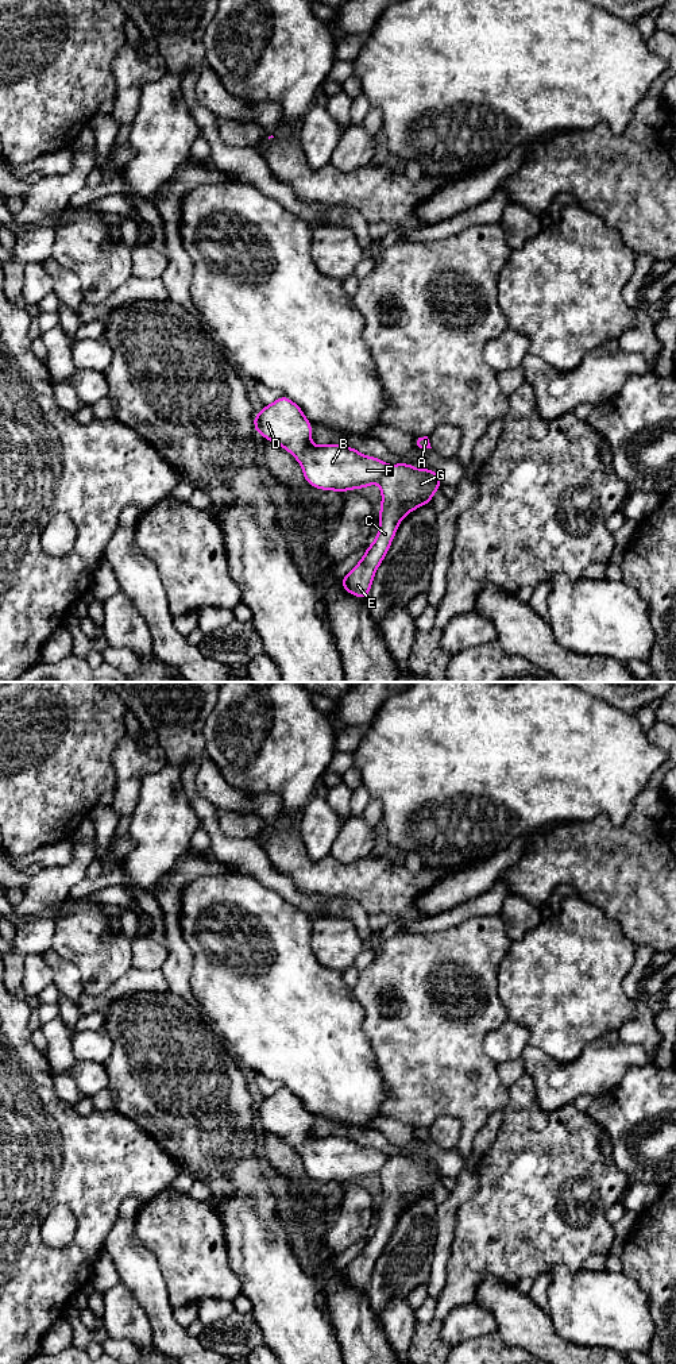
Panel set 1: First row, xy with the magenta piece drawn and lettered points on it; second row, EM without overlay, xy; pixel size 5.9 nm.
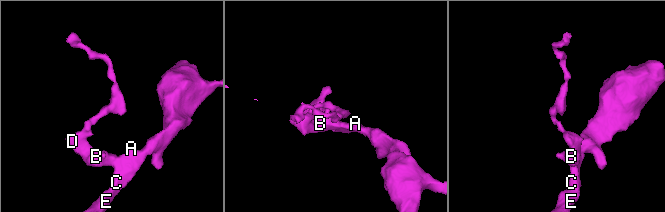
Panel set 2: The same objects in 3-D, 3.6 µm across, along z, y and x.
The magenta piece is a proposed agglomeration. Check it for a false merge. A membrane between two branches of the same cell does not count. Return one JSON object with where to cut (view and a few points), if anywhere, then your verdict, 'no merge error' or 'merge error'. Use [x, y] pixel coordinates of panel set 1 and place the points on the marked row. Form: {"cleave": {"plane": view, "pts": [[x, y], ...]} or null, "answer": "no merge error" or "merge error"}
{"cleave": {"plane": "xy", "pts": [[389, 466], [378, 481]]}, "answer": "merge error"}

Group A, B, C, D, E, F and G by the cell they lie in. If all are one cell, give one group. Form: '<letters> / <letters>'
A C E G / B D F

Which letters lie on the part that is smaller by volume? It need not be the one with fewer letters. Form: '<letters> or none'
B, D, F

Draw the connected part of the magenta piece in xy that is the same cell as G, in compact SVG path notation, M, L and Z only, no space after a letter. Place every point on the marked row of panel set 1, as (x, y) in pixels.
M409 463L389 466L379 479L382 505L375 542L366 548L362 560L341 578L343 590L366 598L375 571L386 556L401 520L412 510L432 502L443 482L434 470L416 469Z

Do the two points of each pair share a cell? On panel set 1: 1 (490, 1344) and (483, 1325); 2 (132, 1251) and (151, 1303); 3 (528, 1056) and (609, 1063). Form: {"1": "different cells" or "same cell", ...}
{"1": "different cells", "2": "same cell", "3": "same cell"}

